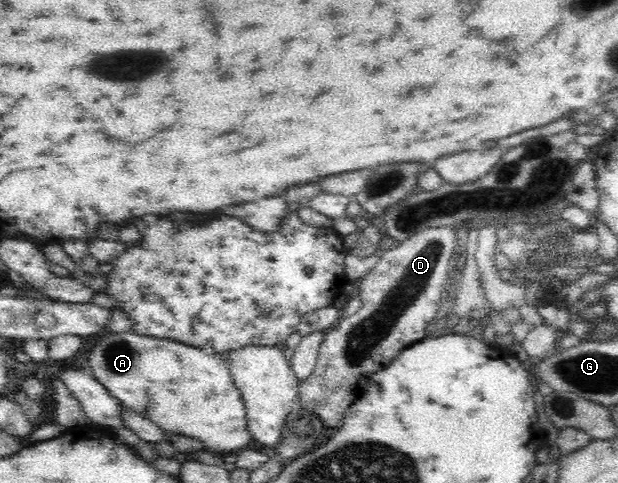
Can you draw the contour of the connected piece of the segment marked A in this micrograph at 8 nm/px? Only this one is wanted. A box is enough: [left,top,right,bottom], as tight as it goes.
[89,332,252,455]

